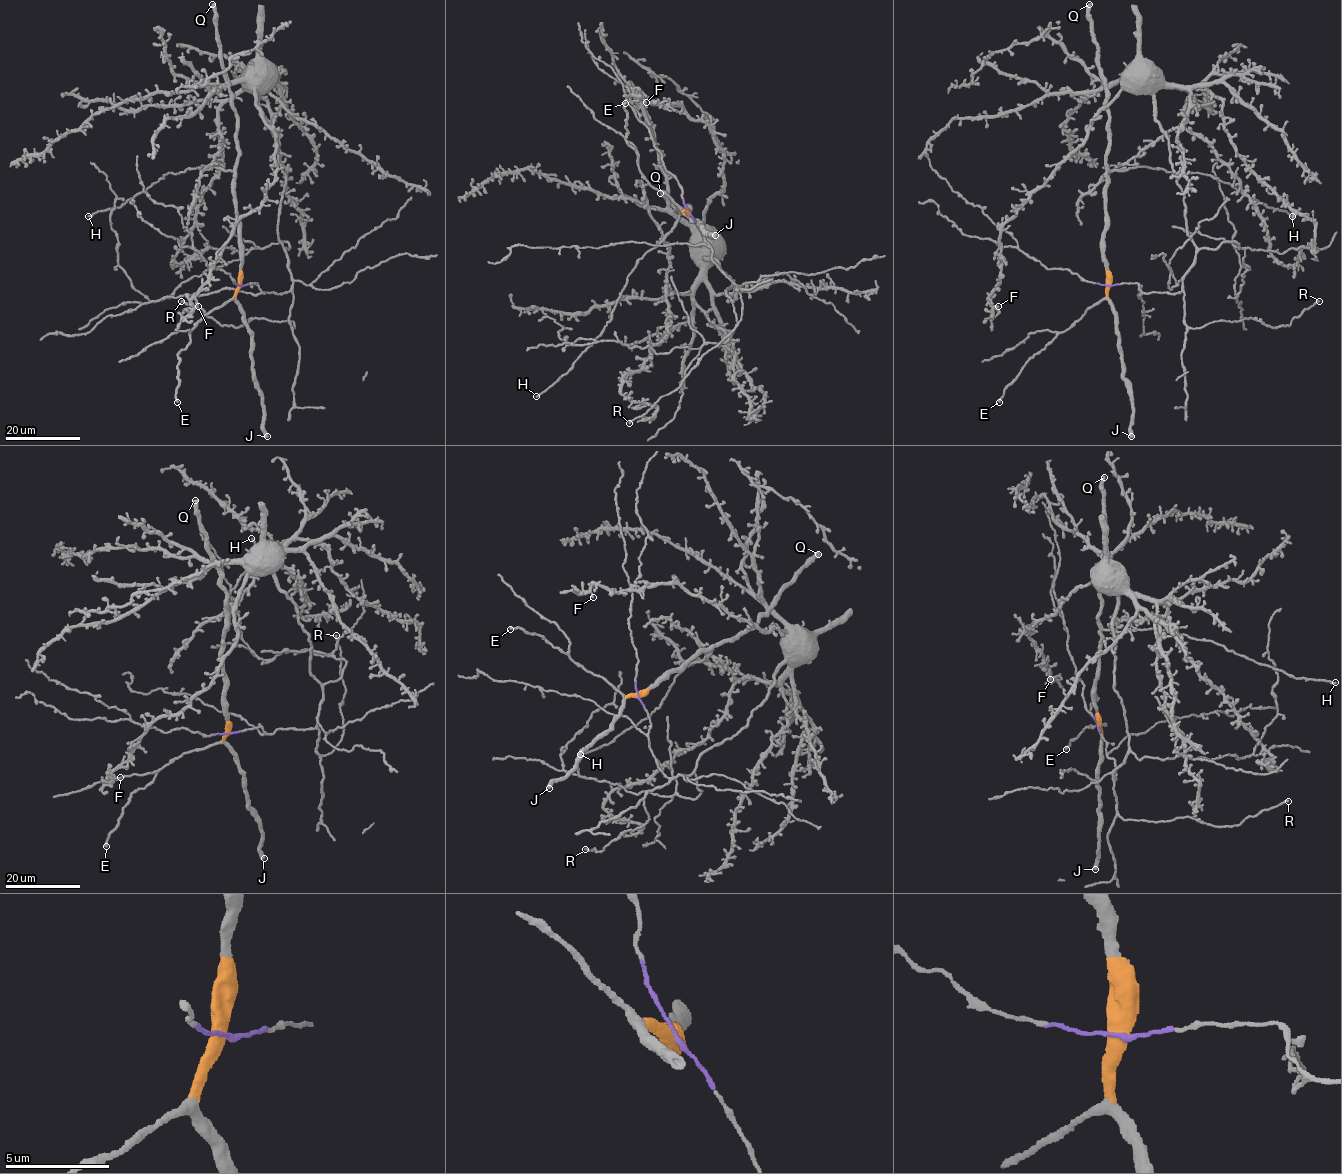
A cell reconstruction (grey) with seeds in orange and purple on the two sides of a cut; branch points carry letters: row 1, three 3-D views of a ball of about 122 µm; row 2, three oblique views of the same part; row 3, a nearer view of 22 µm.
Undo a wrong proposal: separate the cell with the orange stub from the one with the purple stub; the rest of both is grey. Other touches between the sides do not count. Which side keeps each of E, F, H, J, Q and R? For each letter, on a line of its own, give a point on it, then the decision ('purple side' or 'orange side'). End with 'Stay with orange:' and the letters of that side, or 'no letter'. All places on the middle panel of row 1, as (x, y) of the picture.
E: place (625, 103); orange side
F: place (646, 102); purple side
H: place (536, 396); orange side
J: place (715, 235); orange side
Q: place (660, 193); orange side
R: place (629, 423); purple side
Stay with orange: E, H, J, Q

